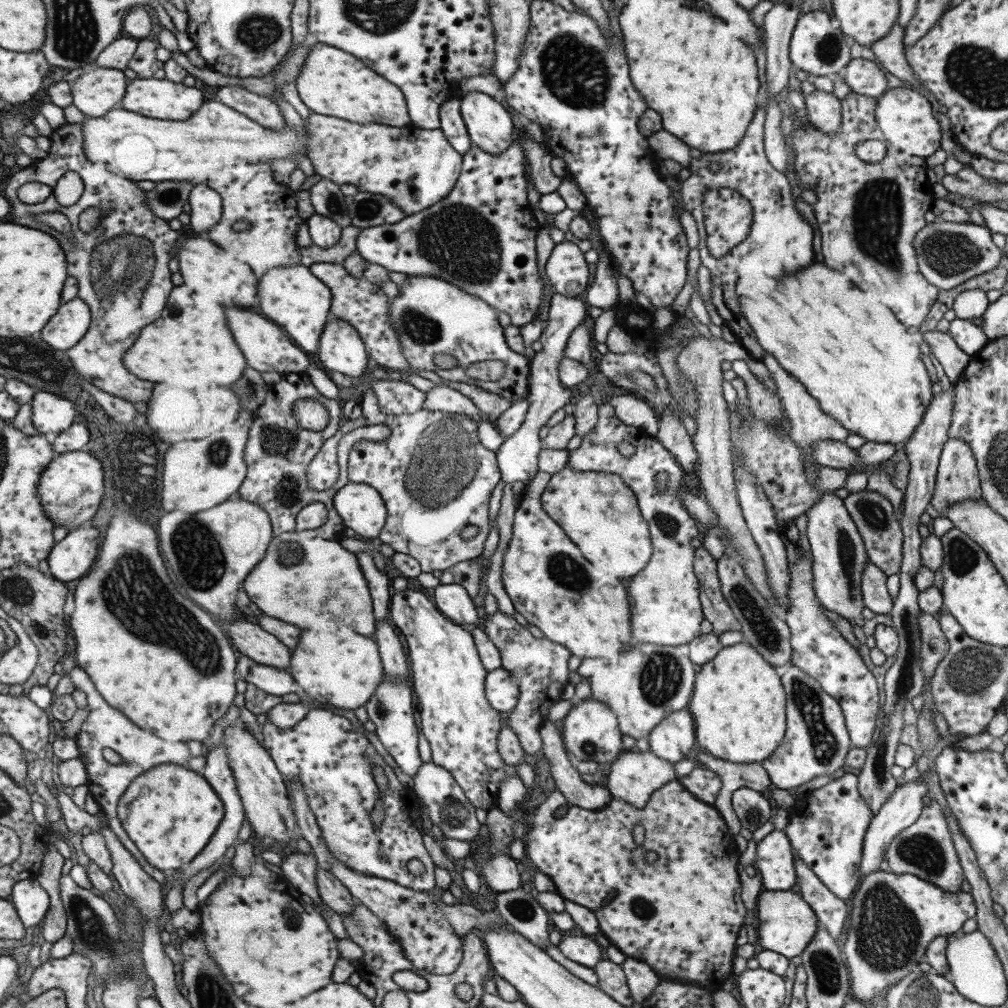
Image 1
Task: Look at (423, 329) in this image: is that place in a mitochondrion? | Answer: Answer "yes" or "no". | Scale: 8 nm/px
yes

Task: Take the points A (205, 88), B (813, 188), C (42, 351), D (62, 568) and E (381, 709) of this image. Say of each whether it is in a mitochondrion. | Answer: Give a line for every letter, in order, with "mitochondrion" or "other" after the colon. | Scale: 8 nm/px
A: other
B: other
C: mitochondrion
D: other
E: mitochondrion

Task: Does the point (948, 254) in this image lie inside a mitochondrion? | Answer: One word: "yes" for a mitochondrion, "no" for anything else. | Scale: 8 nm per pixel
yes

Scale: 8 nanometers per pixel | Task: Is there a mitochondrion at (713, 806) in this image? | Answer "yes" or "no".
no

